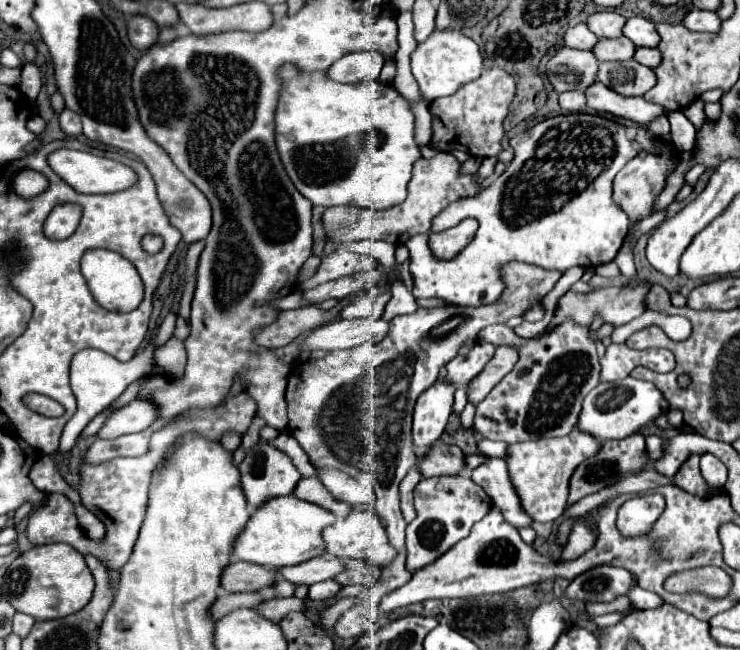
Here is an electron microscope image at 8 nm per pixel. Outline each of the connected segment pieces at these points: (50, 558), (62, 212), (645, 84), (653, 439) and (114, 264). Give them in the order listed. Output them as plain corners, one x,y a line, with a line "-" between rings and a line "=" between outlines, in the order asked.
67,544
33,546
19,554
3,576
3,598
13,602
17,612
25,612
35,620
65,618
81,610
93,596
95,580
85,566
83,554
=
59,204
51,210
49,218
45,220
43,232
47,238
63,240
71,236
81,222
81,206
79,204
=
635,60
601,62
597,80
623,96
643,96
655,86
653,70
=
645,436
645,442
647,442
647,452
649,452
649,460
657,460
661,454
663,454
663,438
659,436
=
87,250
81,258
81,272
99,306
111,312
131,312
143,300
143,282
135,266
113,250

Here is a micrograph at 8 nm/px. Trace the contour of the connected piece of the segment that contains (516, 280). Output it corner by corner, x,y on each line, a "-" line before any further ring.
507,262
501,266
501,280
505,282
505,290
497,302
491,306
437,306
437,308
419,308
413,314
395,316
389,322
389,332
379,344
367,344
367,346
355,346
349,350
335,350
327,356
303,362
293,366
287,382
285,400
289,406
289,434
301,444
301,448
307,452
311,464
315,468
337,468
345,470
353,480
357,480
361,486
371,486
377,496
377,514
385,524
385,532
389,532
389,542
393,542
393,548
397,550
397,558
389,562
389,566
381,568
381,578
375,586
369,588
373,608
377,610
379,600
389,594
391,590
403,586
409,582
411,572
405,570
405,520
399,510
399,492
397,486
403,480
403,476
409,472
409,468
415,466
417,456
413,452
413,440
411,440
411,416
417,396
427,390
437,378
443,366
457,356
461,342
467,342
469,338
477,338
477,334
497,322
507,322
513,316
521,316
537,298
543,298
559,280
561,272
547,272
539,266
529,266
525,262

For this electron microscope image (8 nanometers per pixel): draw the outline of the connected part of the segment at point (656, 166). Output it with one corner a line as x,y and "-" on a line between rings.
657,140
661,146
661,156
653,156
645,150
639,150
639,154
625,164
625,168
615,176
613,182
613,200
627,212
627,216
631,220
643,220
645,216
651,214
651,206
655,196
663,190
665,186
665,178
667,174
675,168
677,160
679,160
679,150
673,144
665,144
661,140

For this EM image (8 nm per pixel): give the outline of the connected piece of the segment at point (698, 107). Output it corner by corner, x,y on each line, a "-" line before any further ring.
699,98
699,100
691,102
687,108
683,108
683,114
685,114
685,116
695,124
695,128
699,130
701,124
703,124
703,120
705,120
705,114
703,114
703,100

